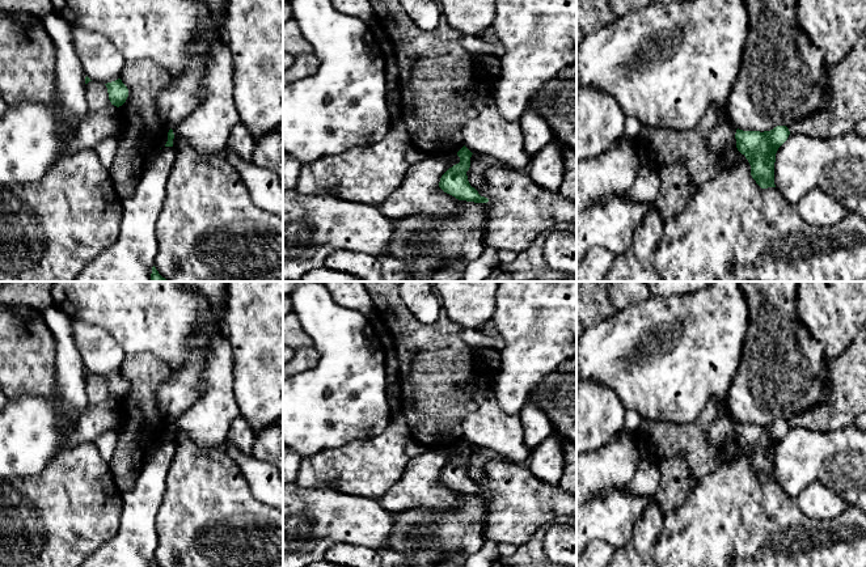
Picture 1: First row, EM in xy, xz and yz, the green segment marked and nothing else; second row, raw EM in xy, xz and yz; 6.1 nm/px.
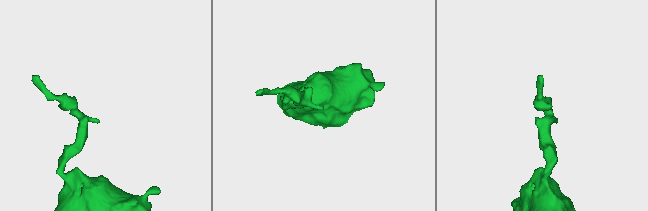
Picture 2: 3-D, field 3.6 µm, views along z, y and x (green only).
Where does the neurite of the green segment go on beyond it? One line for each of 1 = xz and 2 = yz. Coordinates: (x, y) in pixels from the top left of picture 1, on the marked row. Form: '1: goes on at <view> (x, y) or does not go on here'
1: does not go on here
2: does not go on here

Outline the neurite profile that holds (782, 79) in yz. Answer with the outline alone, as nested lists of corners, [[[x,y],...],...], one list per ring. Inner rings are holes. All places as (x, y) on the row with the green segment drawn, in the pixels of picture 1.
[[[744,0],[749,27],[738,77],[728,96],[728,115],[743,131],[789,127],[829,106],[825,52],[814,46],[797,21],[797,0]]]

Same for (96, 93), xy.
[[[98,81],[86,84],[85,98],[90,113],[98,113],[111,105],[106,85]]]

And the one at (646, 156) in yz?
[[[641,148],[637,151],[637,153],[641,166],[658,170],[659,165],[656,164],[656,153],[654,151],[649,148]]]

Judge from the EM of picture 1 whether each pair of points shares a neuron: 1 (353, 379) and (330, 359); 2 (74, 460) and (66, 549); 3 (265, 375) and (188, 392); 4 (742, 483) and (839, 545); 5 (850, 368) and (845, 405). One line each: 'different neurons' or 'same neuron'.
1: same neuron
2: same neuron
3: different neurons
4: same neuron
5: same neuron

